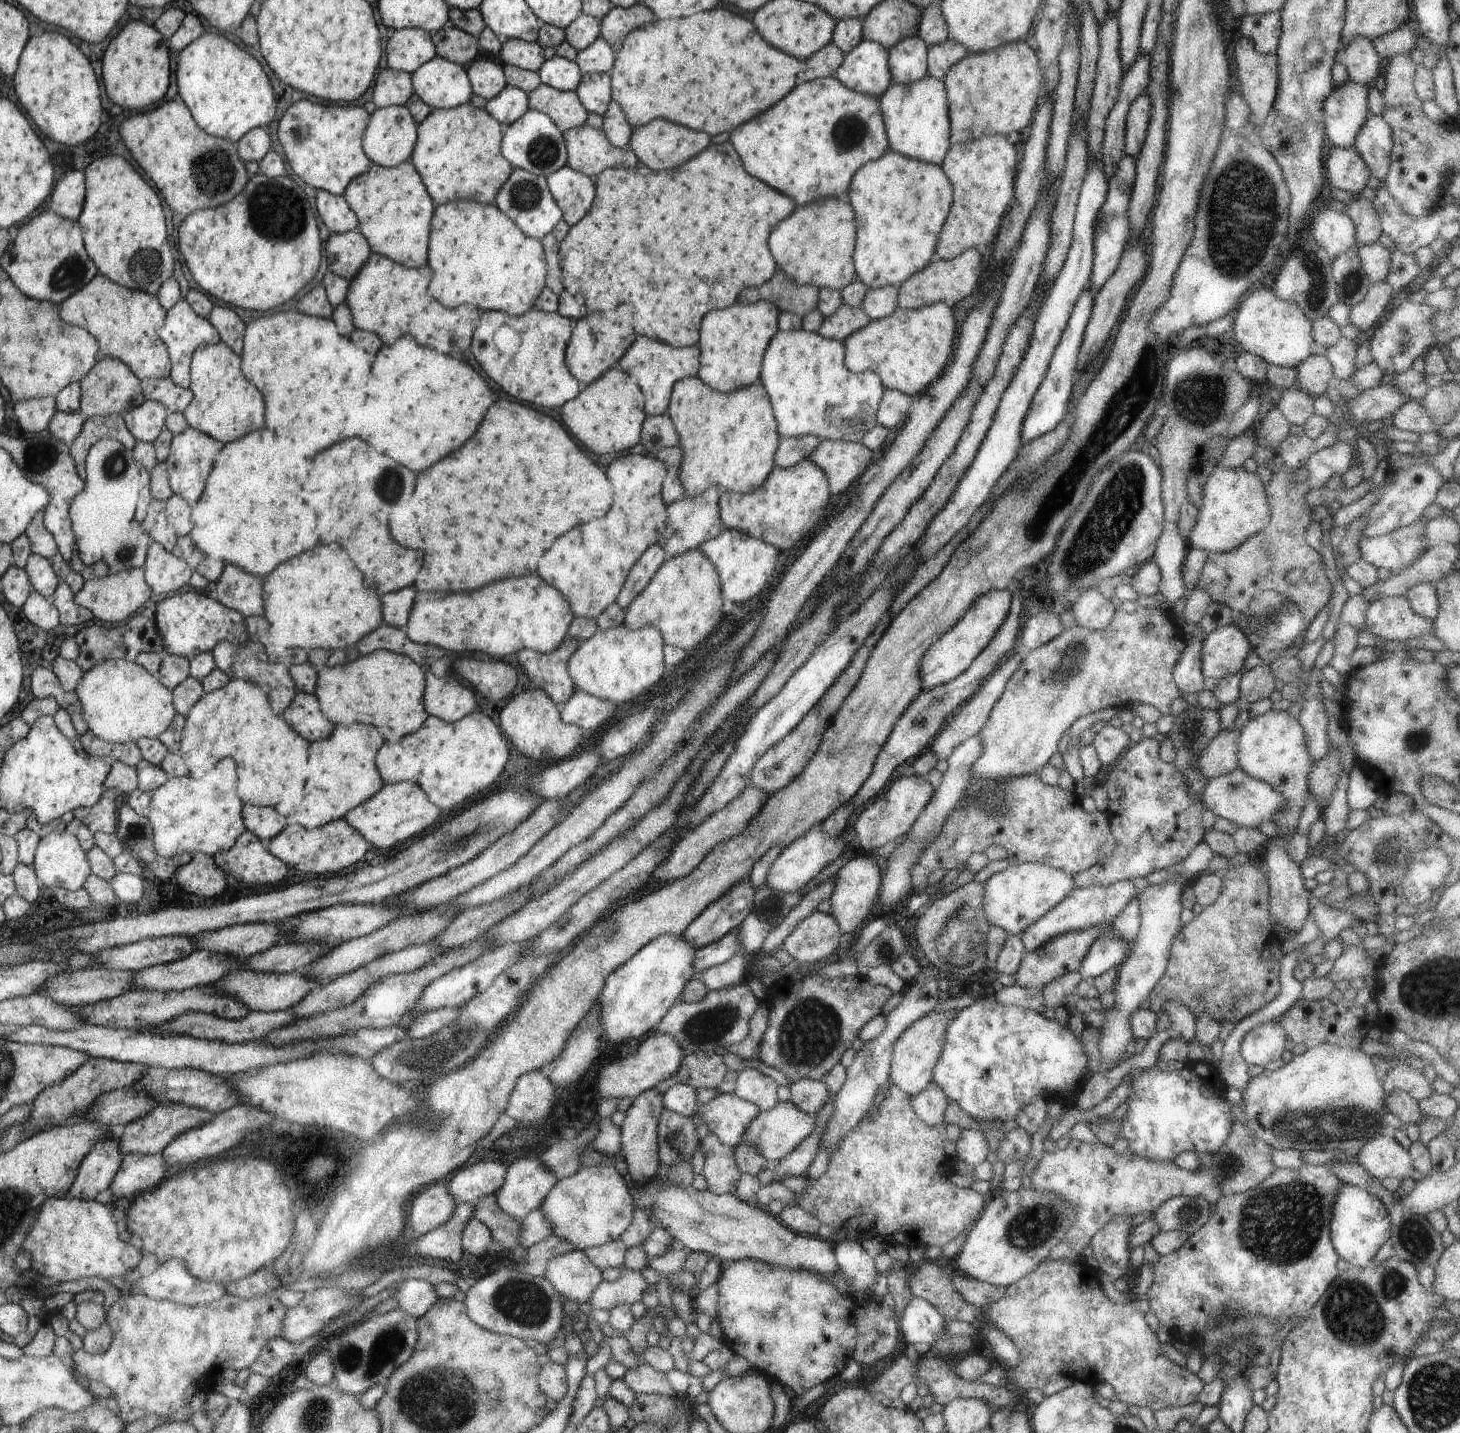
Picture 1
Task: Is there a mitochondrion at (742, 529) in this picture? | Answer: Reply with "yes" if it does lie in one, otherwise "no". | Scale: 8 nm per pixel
no

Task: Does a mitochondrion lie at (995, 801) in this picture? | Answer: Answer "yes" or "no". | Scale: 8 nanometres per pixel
yes

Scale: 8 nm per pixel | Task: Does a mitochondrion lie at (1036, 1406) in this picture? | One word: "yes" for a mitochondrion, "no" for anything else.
no

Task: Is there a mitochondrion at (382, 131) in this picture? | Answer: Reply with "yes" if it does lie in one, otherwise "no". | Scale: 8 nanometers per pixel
no

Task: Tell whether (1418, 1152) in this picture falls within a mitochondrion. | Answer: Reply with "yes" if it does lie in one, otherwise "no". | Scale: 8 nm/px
no

